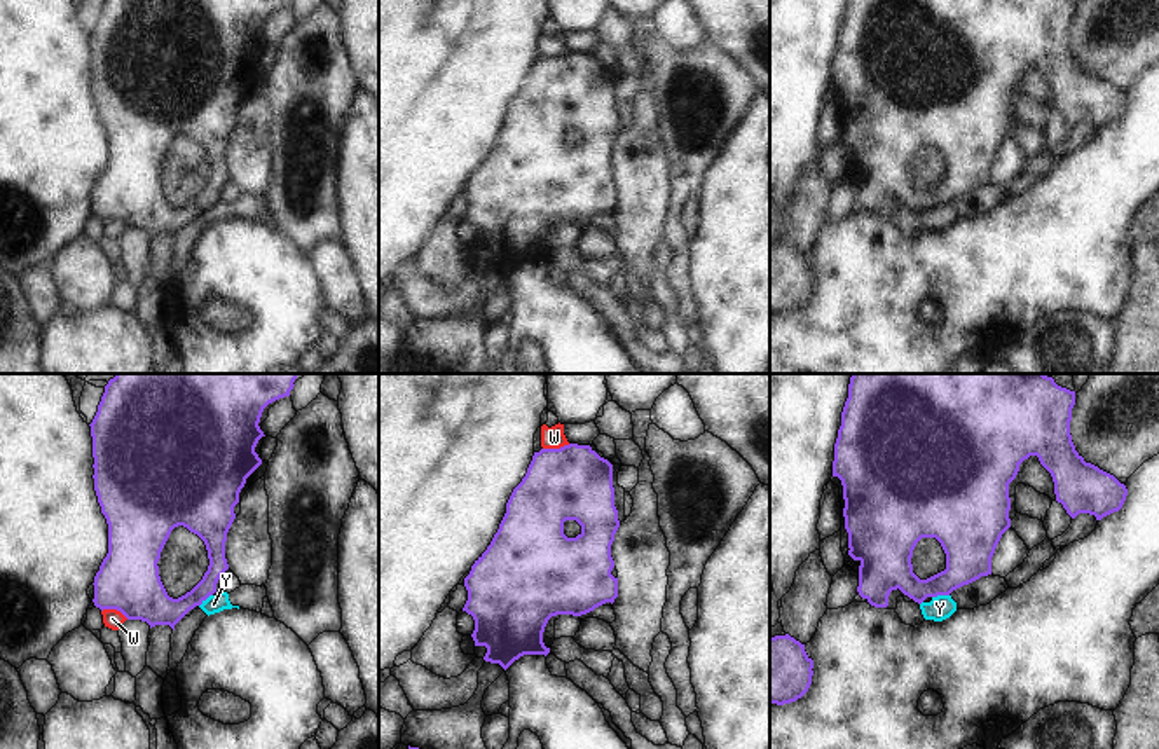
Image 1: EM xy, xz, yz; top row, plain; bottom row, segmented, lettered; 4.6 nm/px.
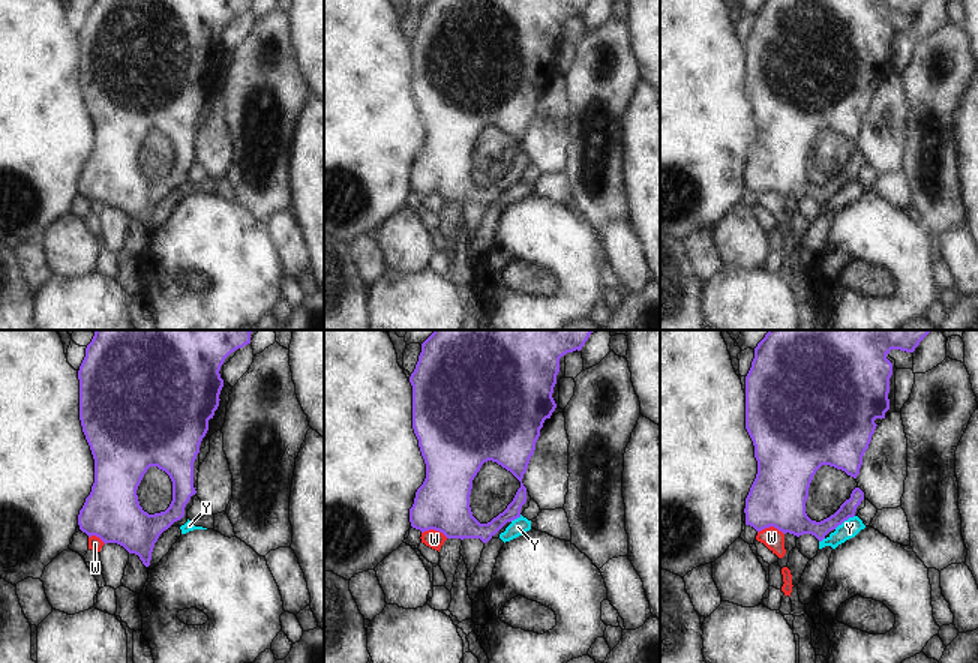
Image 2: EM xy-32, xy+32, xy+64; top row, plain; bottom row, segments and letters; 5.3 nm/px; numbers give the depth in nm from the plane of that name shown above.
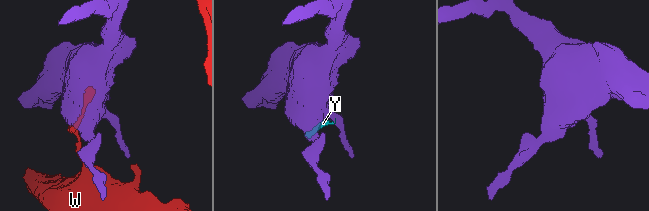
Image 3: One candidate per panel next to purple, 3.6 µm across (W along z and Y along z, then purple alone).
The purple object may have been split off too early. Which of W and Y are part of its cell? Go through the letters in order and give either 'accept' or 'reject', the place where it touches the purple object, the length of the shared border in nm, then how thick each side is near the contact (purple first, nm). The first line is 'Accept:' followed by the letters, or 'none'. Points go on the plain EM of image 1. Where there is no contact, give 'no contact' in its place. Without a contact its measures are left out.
Accept: none
W: reject; contact xy (116, 217); length 130 nm; calibres 280 and 90 nm
Y: reject; contact yz (939, 203); length 80 nm; calibres 220 and 110 nm

